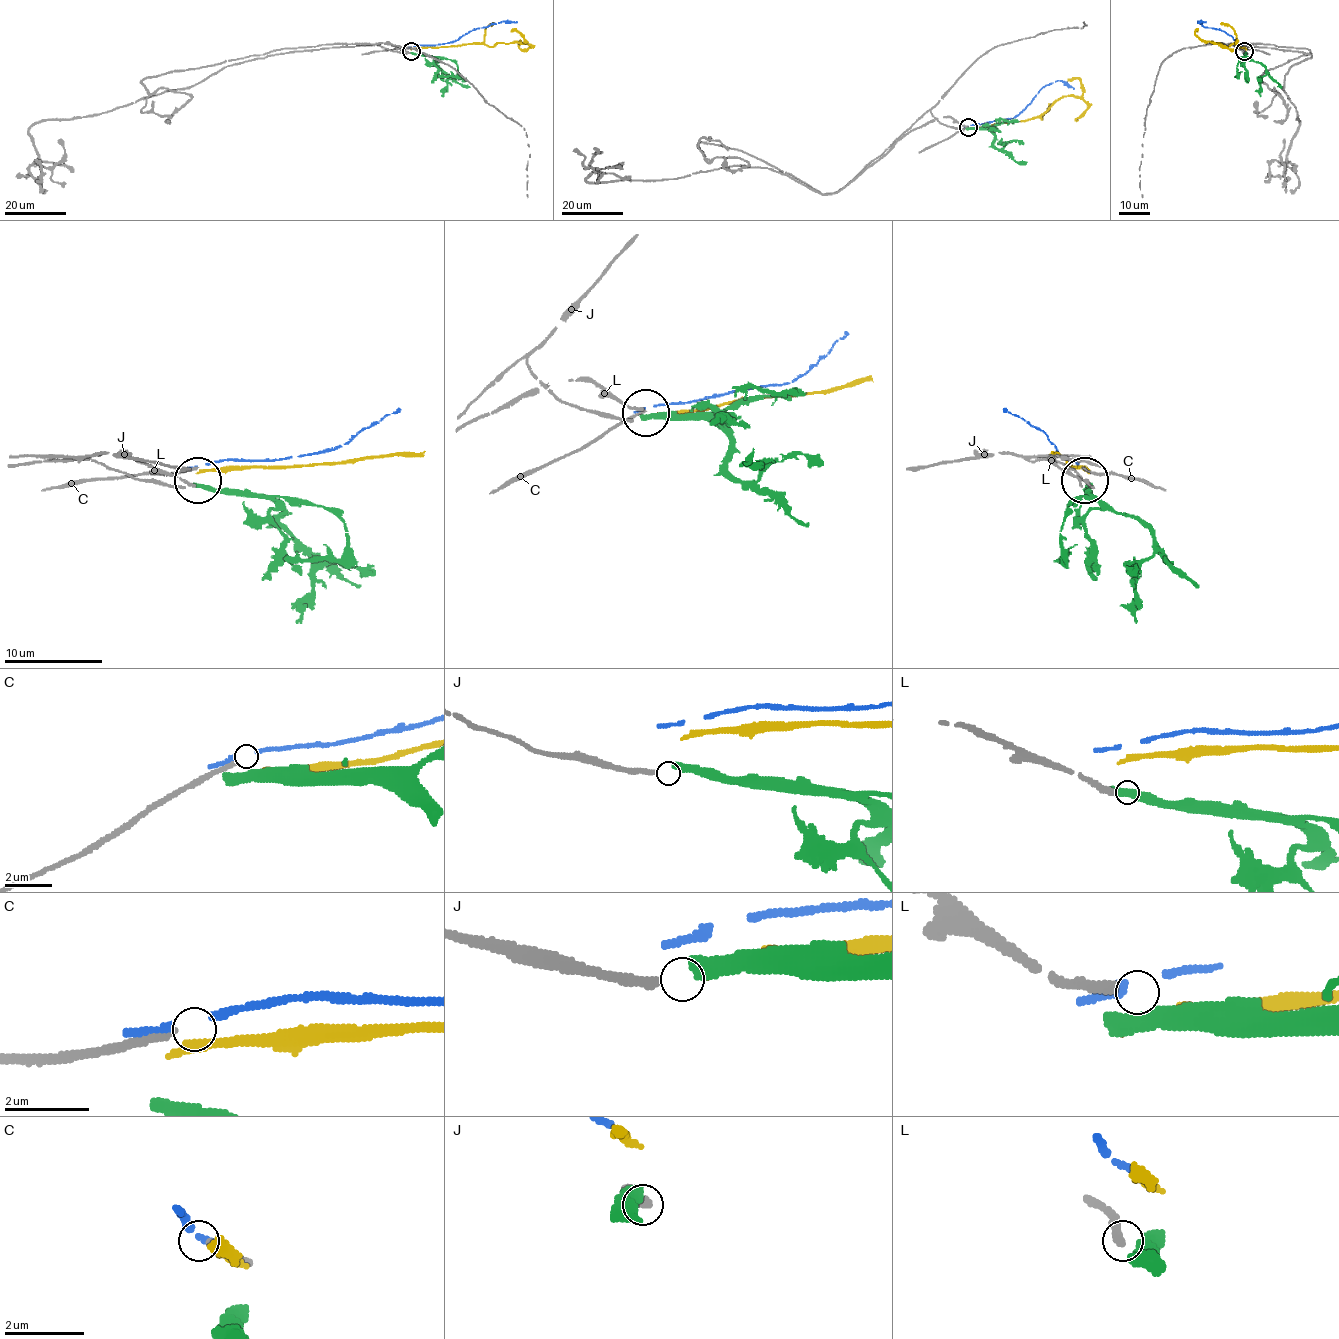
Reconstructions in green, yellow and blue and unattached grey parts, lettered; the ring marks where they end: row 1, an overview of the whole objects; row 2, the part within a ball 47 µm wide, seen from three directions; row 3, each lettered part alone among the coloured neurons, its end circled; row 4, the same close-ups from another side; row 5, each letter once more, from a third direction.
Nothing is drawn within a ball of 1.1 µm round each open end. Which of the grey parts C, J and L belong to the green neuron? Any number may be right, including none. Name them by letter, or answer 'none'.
none

